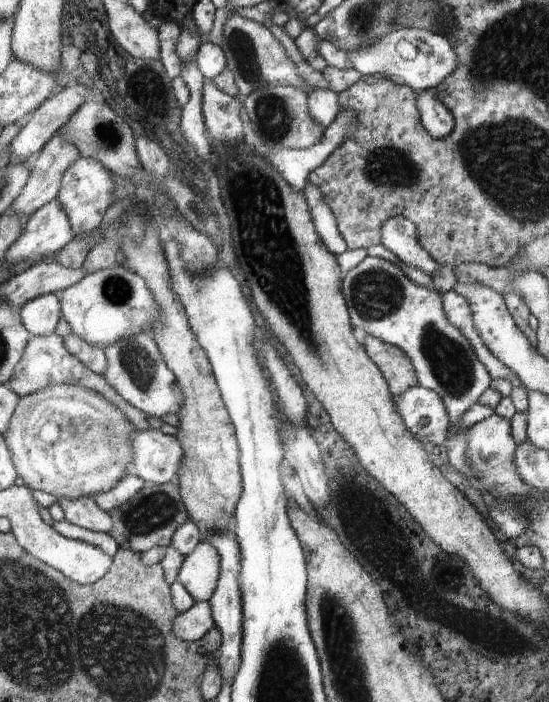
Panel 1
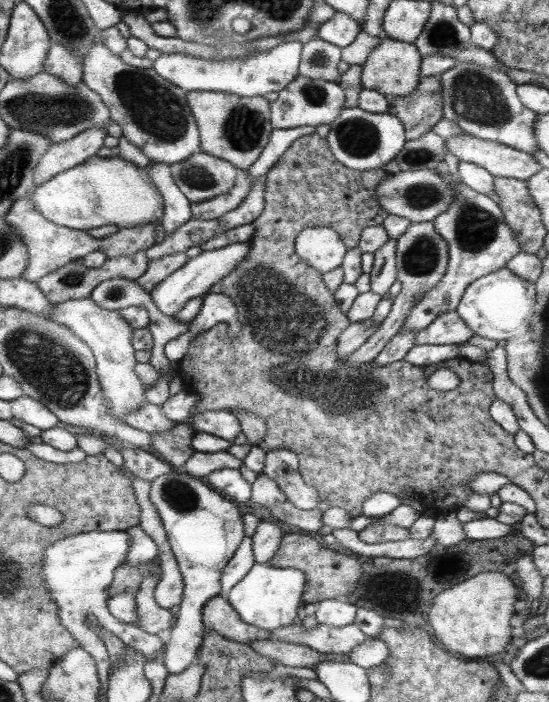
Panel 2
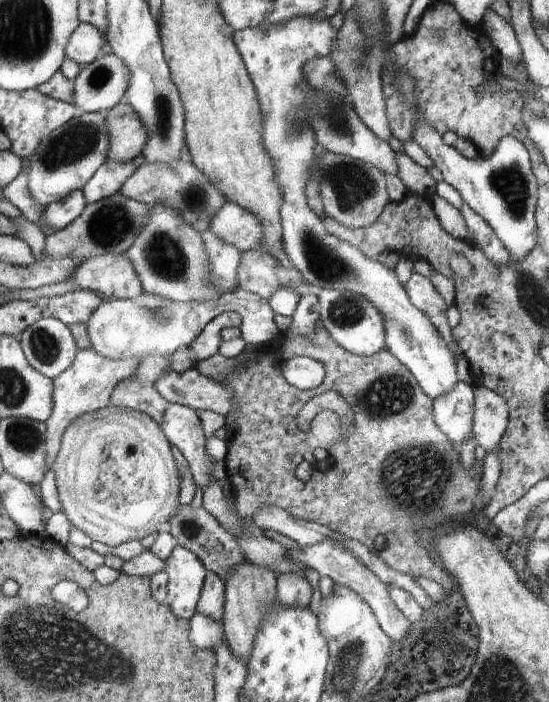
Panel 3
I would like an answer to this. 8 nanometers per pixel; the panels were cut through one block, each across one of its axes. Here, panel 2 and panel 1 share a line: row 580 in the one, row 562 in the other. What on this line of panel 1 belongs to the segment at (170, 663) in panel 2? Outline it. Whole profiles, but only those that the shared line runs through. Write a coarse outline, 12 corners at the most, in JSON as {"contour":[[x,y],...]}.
{"contour":[[202,540],[177,576],[196,604],[216,590],[219,552]]}

